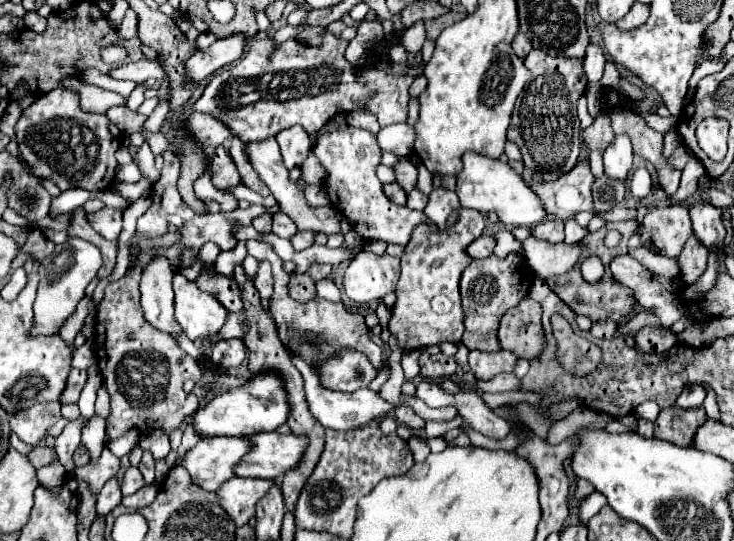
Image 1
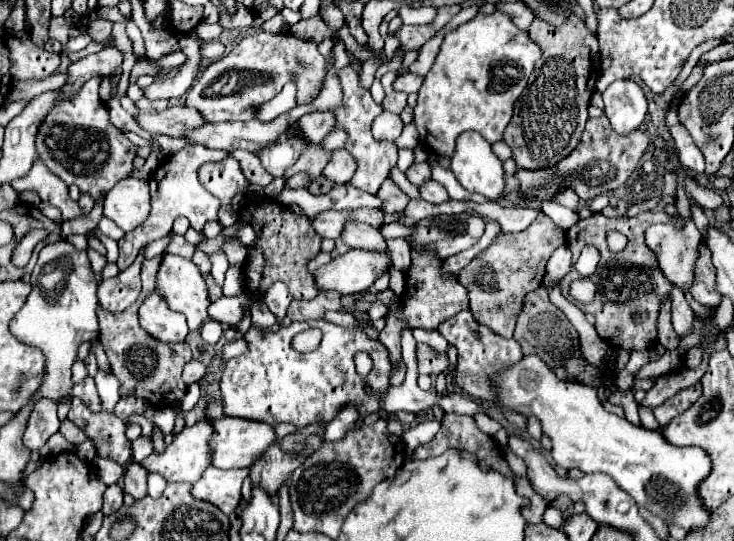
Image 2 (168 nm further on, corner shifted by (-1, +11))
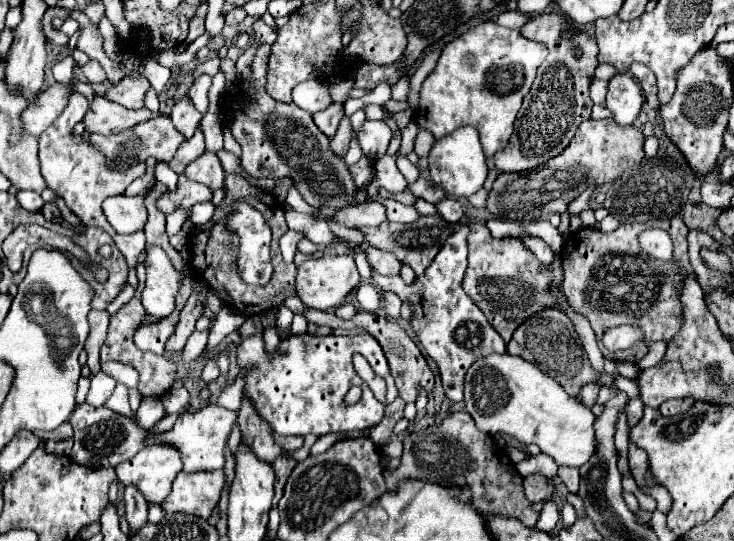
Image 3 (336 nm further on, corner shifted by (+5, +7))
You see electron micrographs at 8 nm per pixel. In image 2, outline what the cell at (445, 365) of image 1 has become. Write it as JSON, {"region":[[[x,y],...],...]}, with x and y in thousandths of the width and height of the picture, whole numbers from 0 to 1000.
{"region":[[[568,636],[568,665],[571,665],[571,691],[595,695],[612,680],[612,658],[590,647],[582,636]]]}

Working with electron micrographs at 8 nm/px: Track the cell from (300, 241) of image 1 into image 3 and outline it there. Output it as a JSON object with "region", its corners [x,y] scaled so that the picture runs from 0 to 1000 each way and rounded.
{"region":[[[492,373],[489,381],[470,384],[470,392],[459,392],[454,403],[473,421],[484,421],[484,418],[514,418],[527,407],[527,396],[519,373]]]}

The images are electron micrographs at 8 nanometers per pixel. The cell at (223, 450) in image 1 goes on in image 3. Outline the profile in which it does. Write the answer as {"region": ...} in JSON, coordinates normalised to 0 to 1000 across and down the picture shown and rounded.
{"region":[[[195,828],[181,850],[159,858],[159,887],[168,898],[184,898],[203,932],[219,932],[230,913],[236,880],[247,869],[244,835],[236,828]]]}

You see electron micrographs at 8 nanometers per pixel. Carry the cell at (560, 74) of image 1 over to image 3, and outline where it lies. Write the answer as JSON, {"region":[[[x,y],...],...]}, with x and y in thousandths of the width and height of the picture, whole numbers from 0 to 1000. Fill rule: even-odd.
{"region":[[[748,22],[732,26],[726,37],[710,52],[710,63],[721,74],[743,78],[748,89],[748,104],[732,133],[726,163],[721,177],[713,185],[713,196],[702,222],[702,244],[688,277],[677,281],[674,311],[680,318],[713,318],[723,314],[743,296],[767,281],[767,274],[778,262],[783,240],[794,222],[805,218],[808,189],[802,181],[802,155],[808,144],[808,129],[813,126],[813,78],[800,59],[786,63],[778,74],[764,70],[764,55],[778,44],[770,30]],[[781,89],[792,89],[794,104],[783,107]]]}

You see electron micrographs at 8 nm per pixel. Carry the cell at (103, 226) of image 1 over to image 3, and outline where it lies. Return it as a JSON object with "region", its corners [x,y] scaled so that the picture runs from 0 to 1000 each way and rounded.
{"region":[[[151,362],[140,377],[140,392],[159,433],[189,429],[200,410],[200,388],[192,362]]]}

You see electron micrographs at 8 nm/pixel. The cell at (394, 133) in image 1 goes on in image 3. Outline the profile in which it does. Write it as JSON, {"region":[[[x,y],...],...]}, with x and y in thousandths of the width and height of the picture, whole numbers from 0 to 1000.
{"region":[[[497,222],[486,244],[486,262],[503,296],[516,296],[525,285],[533,251],[533,237],[525,226]]]}

